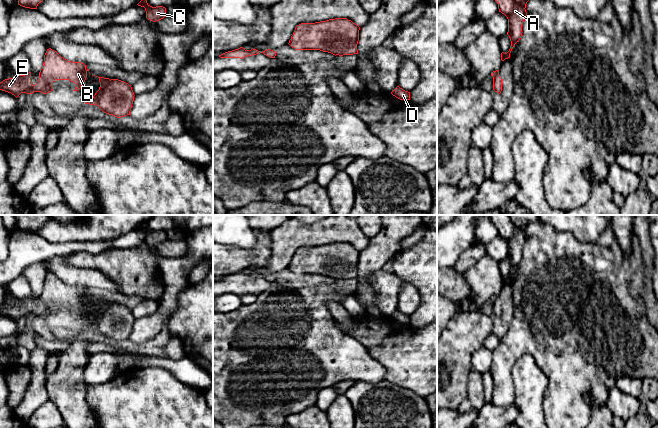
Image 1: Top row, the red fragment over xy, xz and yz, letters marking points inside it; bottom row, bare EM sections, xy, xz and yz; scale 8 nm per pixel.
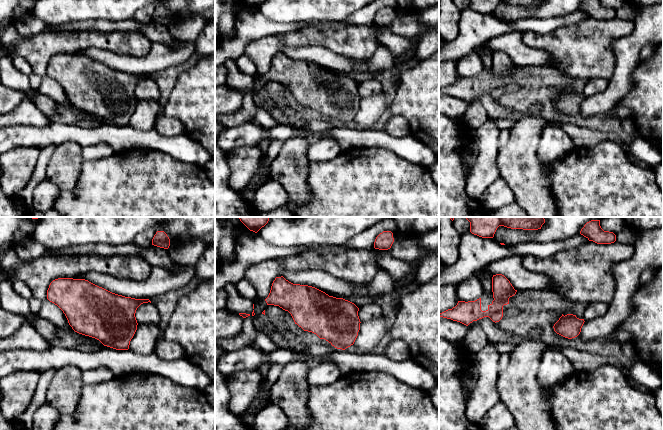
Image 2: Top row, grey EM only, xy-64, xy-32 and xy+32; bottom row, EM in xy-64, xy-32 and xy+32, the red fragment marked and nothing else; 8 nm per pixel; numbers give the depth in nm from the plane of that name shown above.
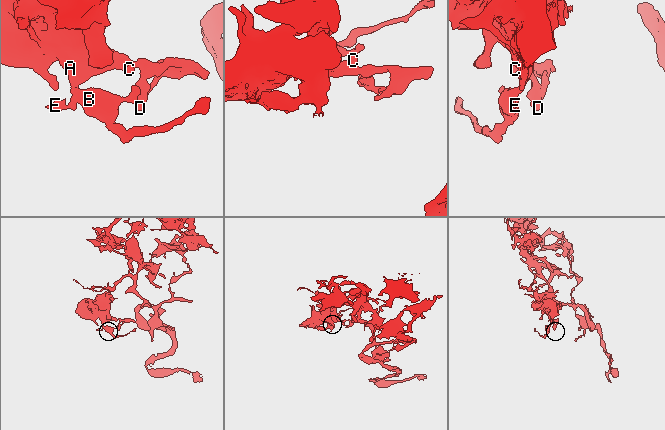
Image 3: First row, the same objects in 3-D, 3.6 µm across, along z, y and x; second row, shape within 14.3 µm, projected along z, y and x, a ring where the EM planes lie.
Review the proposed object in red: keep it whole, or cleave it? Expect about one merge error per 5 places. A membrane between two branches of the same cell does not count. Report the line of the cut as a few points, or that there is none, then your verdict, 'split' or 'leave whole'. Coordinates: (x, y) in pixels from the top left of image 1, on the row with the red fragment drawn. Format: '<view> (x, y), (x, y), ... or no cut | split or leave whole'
no cut | leave whole

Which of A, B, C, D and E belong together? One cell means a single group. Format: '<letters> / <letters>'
A B C D E

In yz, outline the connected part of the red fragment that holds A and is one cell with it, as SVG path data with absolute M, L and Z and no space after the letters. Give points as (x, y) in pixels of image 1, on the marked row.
M495 0L498 4L499 12L508 19L508 32L511 46L507 53L501 53L501 60L510 58L510 53L522 36L522 25L527 16L526 4L529 0Z

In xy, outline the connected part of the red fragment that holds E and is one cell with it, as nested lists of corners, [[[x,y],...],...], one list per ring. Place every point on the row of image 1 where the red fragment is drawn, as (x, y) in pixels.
[[[49,48],[44,55],[42,69],[34,85],[31,84],[31,72],[29,72],[3,80],[0,82],[0,90],[11,93],[16,98],[21,93],[41,92],[47,94],[52,91],[55,80],[69,80],[76,84],[73,91],[78,91],[85,82],[88,71],[84,63],[67,61]]]

